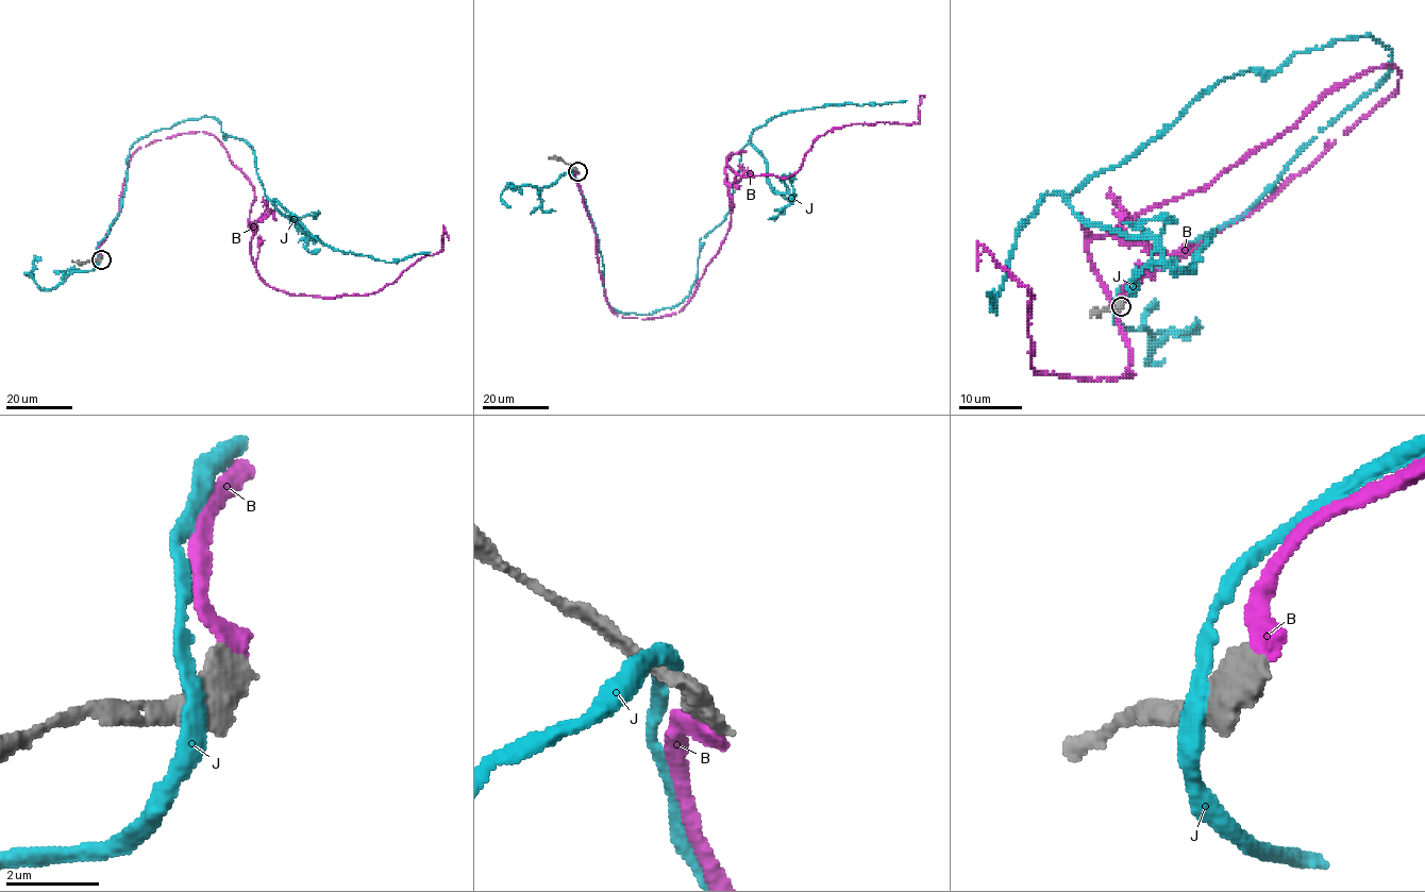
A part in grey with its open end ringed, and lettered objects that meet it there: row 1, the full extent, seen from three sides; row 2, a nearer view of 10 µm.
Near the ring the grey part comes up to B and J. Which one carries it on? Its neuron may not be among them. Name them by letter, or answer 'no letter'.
no letter

